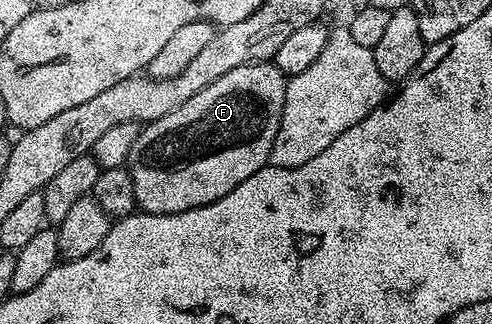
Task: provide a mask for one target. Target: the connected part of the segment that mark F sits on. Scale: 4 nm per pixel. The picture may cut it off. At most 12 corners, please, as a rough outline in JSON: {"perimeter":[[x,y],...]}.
{"perimeter":[[239,66],[148,121],[142,213],[231,194],[269,164],[287,77]]}

